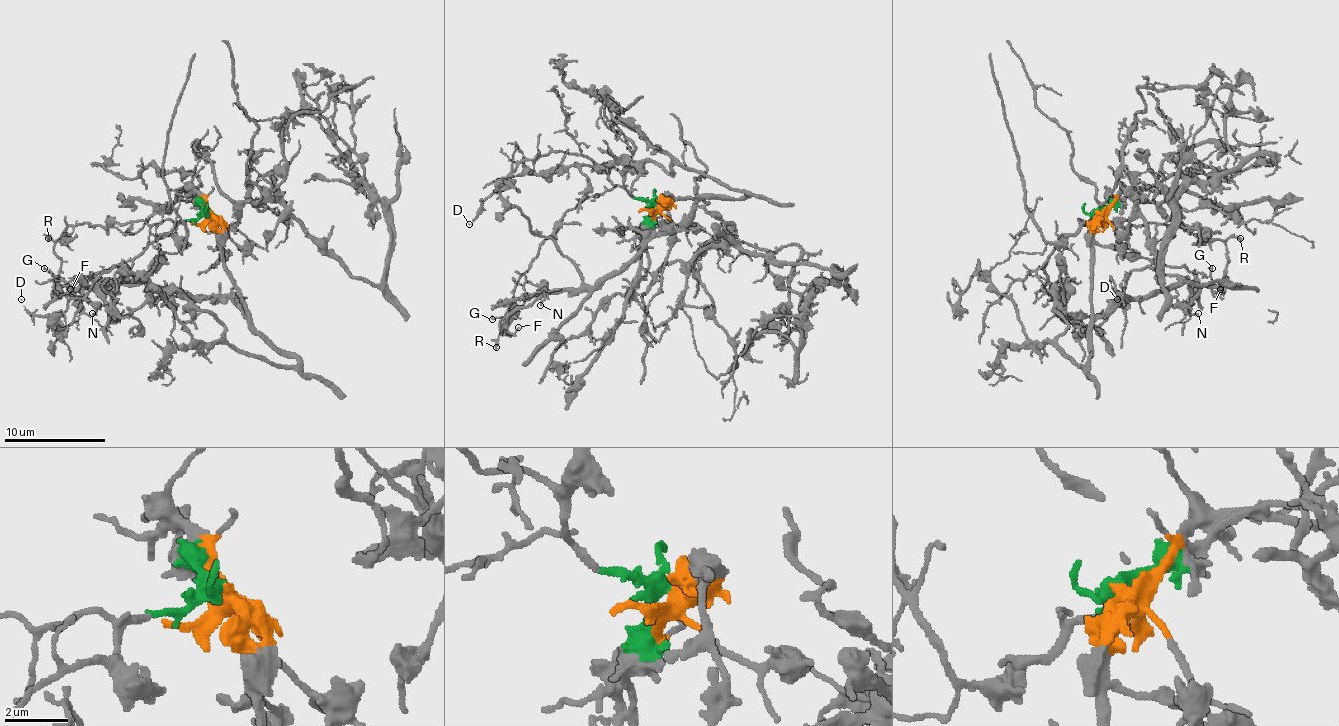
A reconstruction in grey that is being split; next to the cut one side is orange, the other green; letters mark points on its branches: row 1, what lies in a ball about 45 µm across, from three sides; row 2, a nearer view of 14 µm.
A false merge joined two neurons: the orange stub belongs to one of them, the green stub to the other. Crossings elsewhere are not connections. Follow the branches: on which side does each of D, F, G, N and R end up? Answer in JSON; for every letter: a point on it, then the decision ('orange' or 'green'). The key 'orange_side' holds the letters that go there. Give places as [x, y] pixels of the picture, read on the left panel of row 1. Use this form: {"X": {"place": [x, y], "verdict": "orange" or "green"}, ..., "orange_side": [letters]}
{"D": {"place": [21, 299], "verdict": "green"}, "F": {"place": [70, 289], "verdict": "green"}, "G": {"place": [44, 268], "verdict": "green"}, "N": {"place": [92, 313], "verdict": "green"}, "R": {"place": [48, 238], "verdict": "green"}, "orange_side": []}

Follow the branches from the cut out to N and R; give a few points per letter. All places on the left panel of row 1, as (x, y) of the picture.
N: (208, 211), (157, 224), (71, 224), (53, 244), (61, 262), (58, 285), (81, 295), (96, 315), (91, 313)
R: (208, 211), (183, 221), (167, 219), (157, 224), (140, 221), (71, 224), (58, 239), (48, 239)

